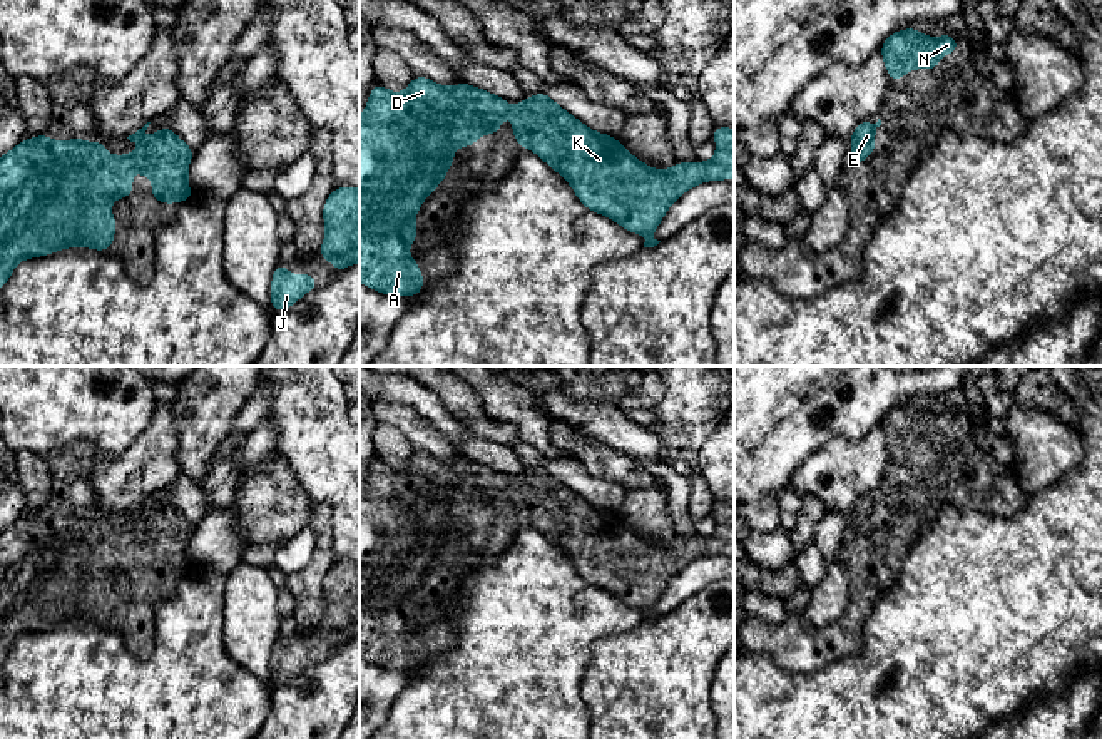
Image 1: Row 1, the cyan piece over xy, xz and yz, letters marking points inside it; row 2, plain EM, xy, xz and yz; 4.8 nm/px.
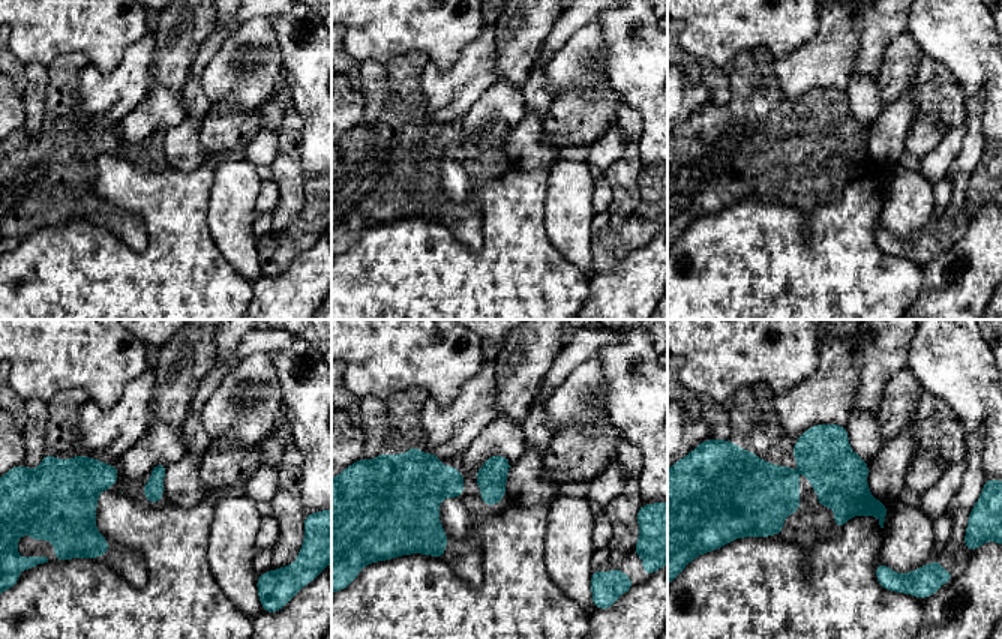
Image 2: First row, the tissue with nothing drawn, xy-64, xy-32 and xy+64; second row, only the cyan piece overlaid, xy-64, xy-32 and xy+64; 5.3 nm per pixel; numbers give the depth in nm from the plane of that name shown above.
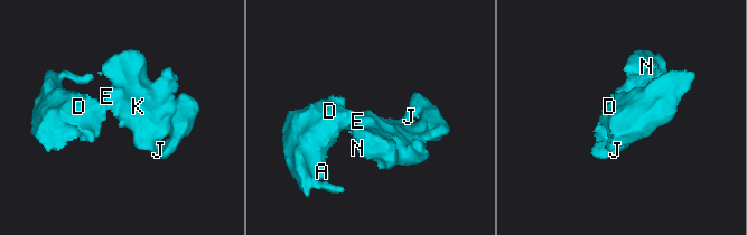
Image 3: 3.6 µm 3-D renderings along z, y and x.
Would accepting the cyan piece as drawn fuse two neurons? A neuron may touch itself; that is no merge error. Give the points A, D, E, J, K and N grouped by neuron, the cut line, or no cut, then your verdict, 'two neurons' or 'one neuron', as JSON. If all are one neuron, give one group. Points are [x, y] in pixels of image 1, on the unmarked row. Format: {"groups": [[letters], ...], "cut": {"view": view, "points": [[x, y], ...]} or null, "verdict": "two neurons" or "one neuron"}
{"groups": [["A", "D", "E", "J", "K", "N"]], "cut": null, "verdict": "one neuron"}

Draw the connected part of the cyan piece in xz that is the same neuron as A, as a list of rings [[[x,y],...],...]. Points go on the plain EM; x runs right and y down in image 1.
[[[413,451],[403,468],[376,458],[360,492],[360,657],[386,670],[408,672],[423,665],[420,639],[406,629],[421,607],[413,600],[413,590],[446,552],[446,543],[453,540],[453,523],[470,522],[482,508],[497,508],[508,488],[520,522],[532,523],[564,550],[585,582],[630,607],[645,609],[644,622],[661,617],[650,609],[687,563],[704,555],[734,553],[734,505],[727,502],[716,500],[712,507],[717,517],[712,535],[676,537],[667,545],[657,545],[637,535],[615,512],[590,505],[542,466],[508,482],[507,473],[465,456],[441,461],[426,451]]]

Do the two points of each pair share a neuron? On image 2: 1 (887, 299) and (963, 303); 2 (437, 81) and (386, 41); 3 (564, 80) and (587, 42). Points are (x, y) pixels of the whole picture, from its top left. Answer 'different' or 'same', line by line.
1: different
2: different
3: same

